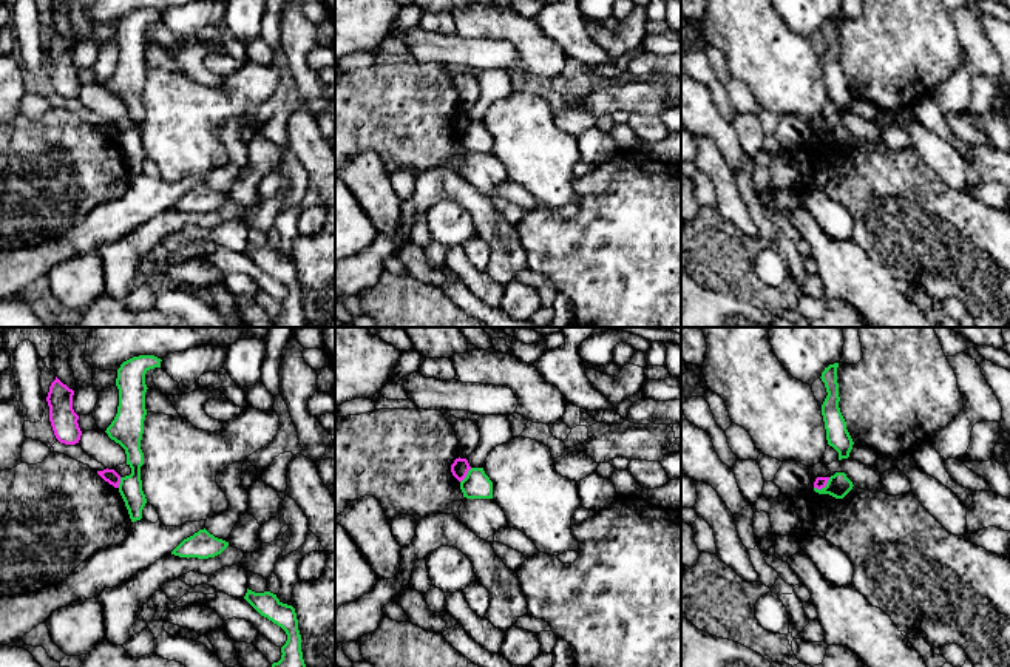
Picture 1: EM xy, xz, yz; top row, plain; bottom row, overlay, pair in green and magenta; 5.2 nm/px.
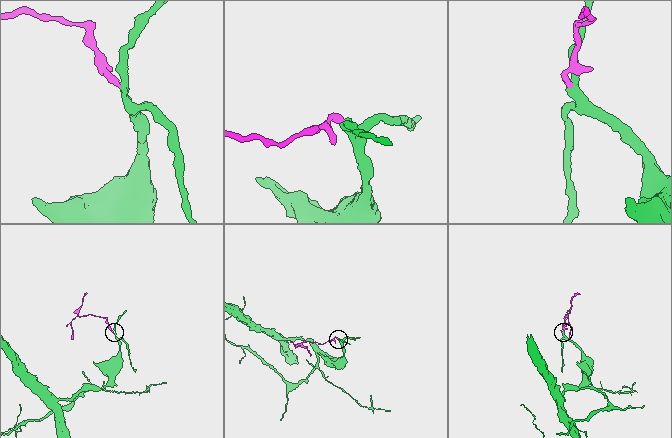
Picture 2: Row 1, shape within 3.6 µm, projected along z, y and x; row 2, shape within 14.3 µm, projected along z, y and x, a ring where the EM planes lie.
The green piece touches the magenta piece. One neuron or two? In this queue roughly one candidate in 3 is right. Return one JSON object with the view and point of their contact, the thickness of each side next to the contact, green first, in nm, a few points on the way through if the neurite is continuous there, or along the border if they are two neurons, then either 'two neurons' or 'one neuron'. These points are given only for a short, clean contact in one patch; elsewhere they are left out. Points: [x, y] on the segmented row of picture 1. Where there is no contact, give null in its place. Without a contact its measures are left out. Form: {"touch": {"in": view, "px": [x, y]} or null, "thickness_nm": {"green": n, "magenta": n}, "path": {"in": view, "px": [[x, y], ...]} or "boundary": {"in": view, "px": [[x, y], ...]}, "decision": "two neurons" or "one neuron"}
{"touch": {"in": "yz", "px": [825, 487]}, "thickness_nm": {"green": 120, "magenta": 60}, "boundary": {"in": "yz", "px": [[830, 477], [823, 487], [814, 488]]}, "decision": "two neurons"}

